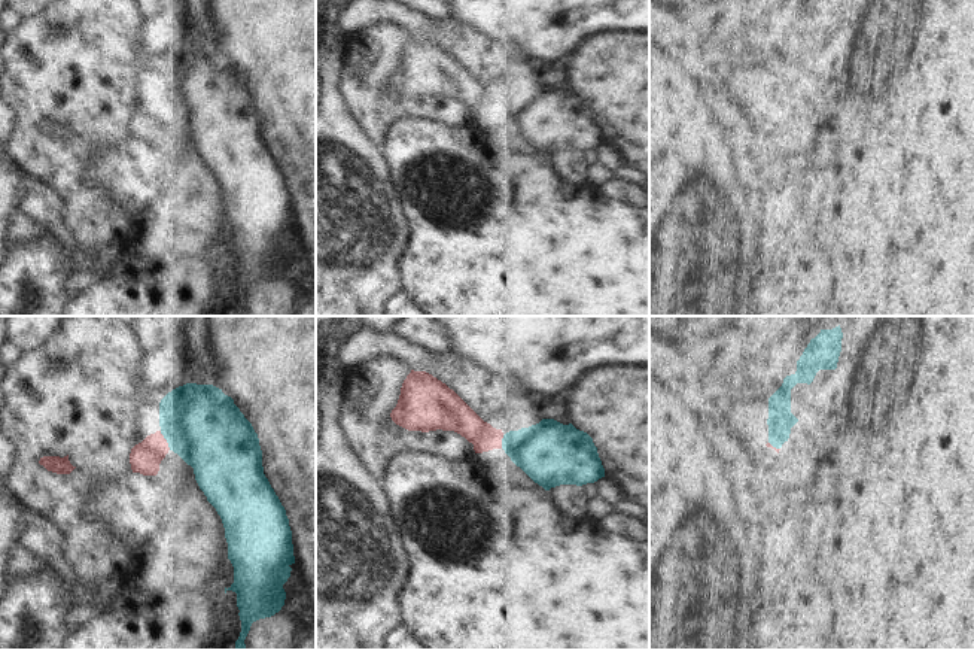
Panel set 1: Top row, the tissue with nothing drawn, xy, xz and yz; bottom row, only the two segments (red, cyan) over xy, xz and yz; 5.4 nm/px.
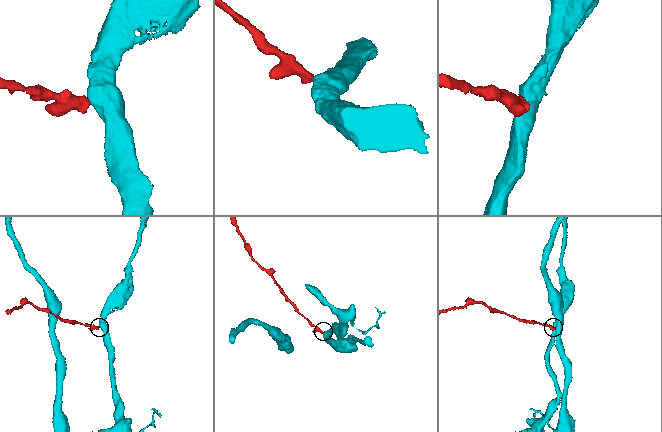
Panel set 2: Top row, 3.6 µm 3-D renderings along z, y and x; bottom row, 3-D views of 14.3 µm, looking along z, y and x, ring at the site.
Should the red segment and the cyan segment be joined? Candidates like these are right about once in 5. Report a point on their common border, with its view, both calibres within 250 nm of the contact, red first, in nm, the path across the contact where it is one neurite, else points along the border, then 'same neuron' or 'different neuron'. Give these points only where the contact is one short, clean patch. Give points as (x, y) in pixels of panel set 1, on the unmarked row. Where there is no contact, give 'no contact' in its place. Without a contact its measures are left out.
contact xy (166, 106); calibres 170 and 420 nm; border xy (160, 97), (170, 115); different neuron

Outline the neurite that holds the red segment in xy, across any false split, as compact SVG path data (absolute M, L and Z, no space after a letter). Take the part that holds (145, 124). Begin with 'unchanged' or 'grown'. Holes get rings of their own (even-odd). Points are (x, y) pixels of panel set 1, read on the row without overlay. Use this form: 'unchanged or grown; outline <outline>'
unchanged; outline M161 97L147 101L141 109L136 110L130 119L133 139L143 142L156 142L159 130L168 119L170 113Z

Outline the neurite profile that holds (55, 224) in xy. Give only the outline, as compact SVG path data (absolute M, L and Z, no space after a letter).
M0 148L0 161L4 167L12 168L21 183L21 197L18 210L45 230L64 247L74 250L74 239L64 228L64 203L61 197L45 182L37 180L16 168Z

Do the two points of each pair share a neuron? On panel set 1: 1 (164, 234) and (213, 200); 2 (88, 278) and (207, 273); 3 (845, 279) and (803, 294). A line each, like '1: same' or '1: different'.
1: same
2: different
3: different

